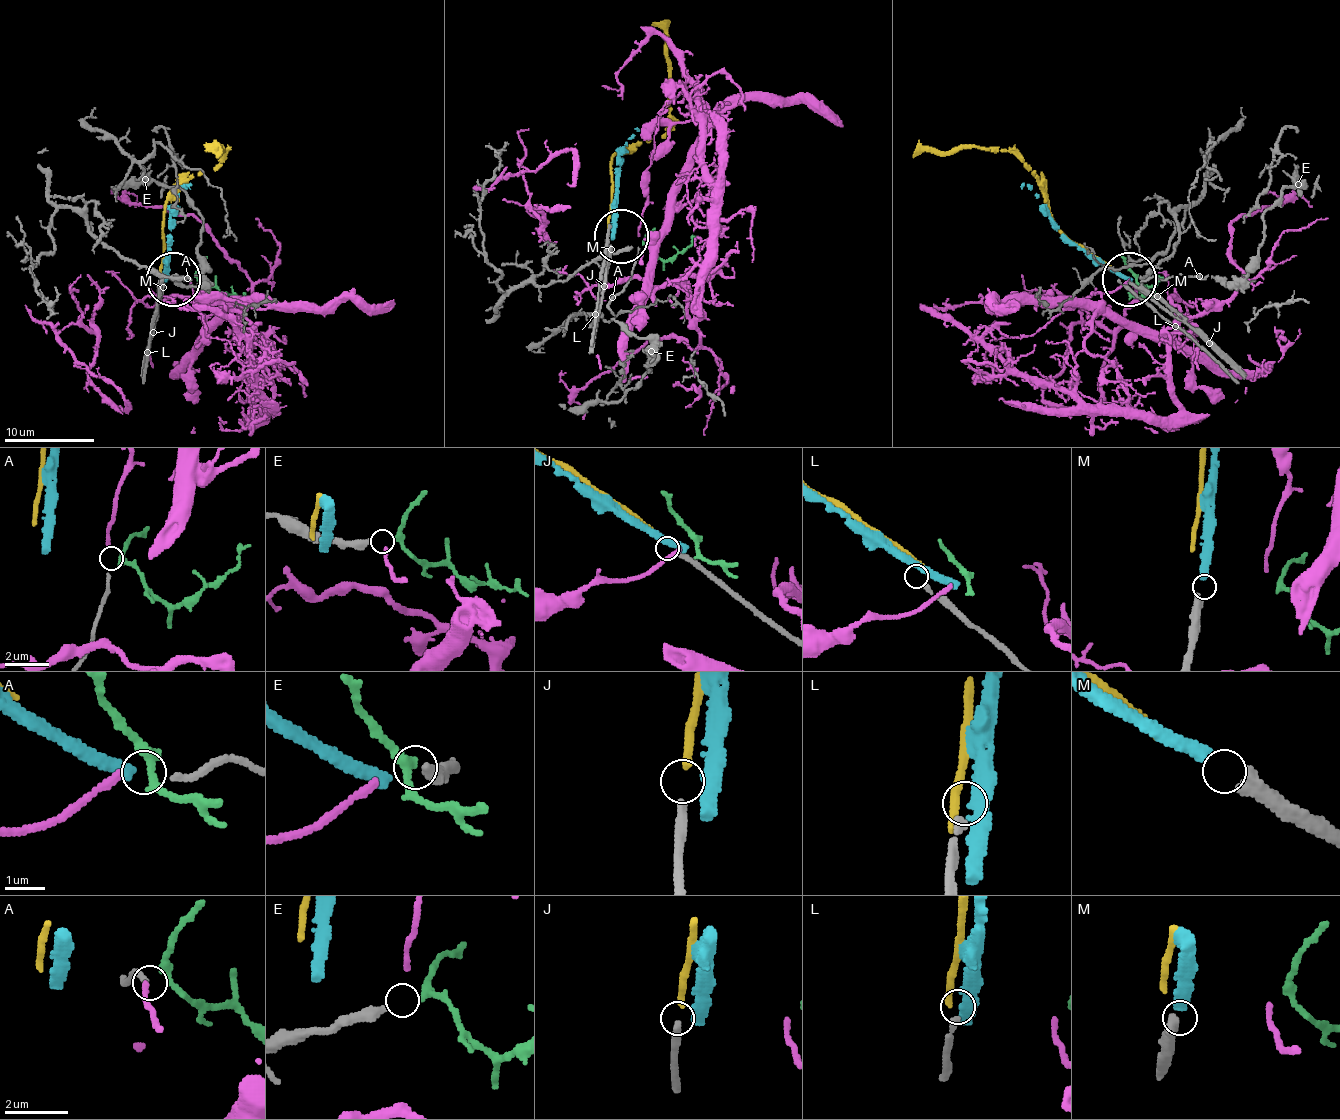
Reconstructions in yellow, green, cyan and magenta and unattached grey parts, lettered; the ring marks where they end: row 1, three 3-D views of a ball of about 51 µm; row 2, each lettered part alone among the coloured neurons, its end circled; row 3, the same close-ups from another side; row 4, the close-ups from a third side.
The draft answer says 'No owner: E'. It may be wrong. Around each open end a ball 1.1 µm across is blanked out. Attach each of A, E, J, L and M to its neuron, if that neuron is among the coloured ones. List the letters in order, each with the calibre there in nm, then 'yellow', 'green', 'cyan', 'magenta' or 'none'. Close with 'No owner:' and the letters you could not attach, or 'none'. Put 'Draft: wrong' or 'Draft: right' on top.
Draft: wrong
A: 150 nm thick; magenta
E: 340 nm thick; green
J: 240 nm thick; yellow
L: 170 nm thick; none
M: 400 nm thick; cyan
No owner: L

